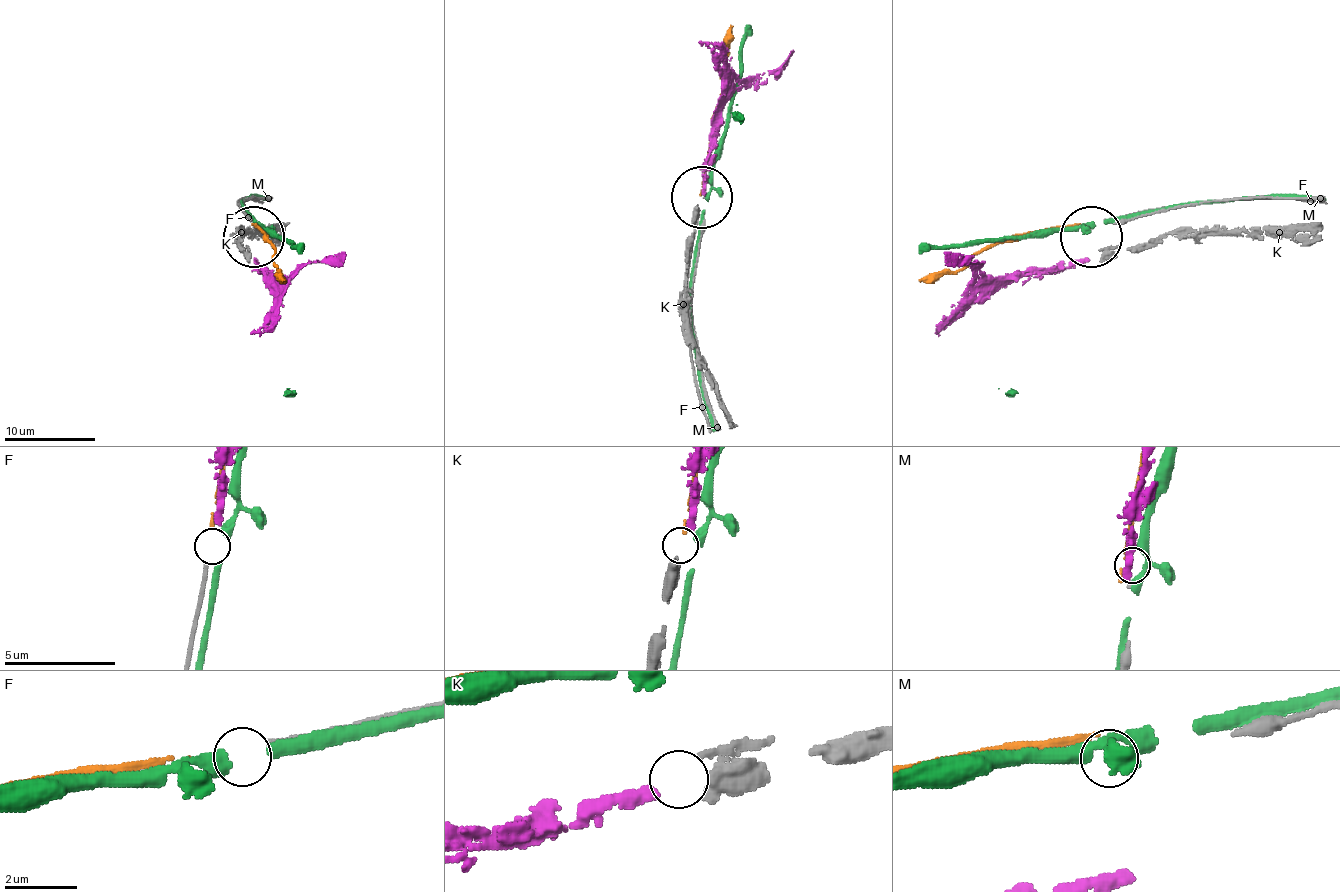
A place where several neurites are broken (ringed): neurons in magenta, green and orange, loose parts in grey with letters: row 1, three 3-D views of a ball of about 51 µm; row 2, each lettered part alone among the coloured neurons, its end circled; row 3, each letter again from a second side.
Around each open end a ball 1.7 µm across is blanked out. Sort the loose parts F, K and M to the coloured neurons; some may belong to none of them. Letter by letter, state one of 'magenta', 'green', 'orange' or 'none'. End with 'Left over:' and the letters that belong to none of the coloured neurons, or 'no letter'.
F: orange
K: magenta
M: none
Left over: M

